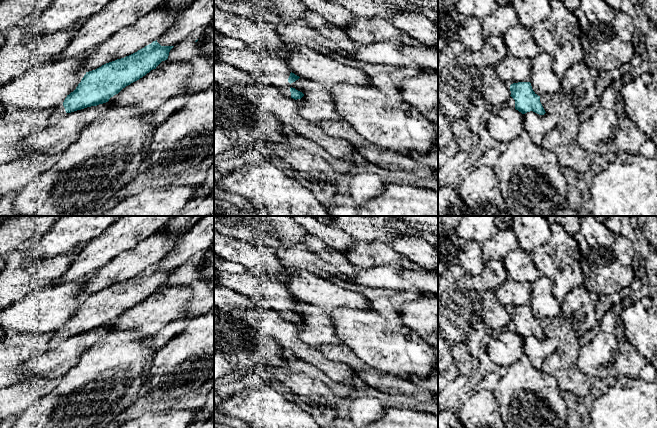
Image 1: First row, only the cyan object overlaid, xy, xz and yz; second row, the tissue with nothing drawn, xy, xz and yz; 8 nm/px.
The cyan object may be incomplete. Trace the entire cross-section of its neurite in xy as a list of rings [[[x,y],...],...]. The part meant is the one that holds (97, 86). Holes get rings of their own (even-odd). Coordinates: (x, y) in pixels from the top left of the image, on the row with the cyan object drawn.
[[[156,40],[129,56],[86,72],[76,89],[67,95],[61,105],[56,106],[49,122],[55,123],[63,111],[71,113],[108,102],[123,88],[167,60],[173,47],[161,46]]]

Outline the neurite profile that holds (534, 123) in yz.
[[[533,111],[523,114],[523,125],[536,145],[541,145],[546,134],[556,128],[559,123],[557,114],[539,115]]]

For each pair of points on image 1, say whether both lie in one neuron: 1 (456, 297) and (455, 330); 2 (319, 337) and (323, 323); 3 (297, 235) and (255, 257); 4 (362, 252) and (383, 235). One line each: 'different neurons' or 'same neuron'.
1: same neuron
2: same neuron
3: different neurons
4: different neurons

